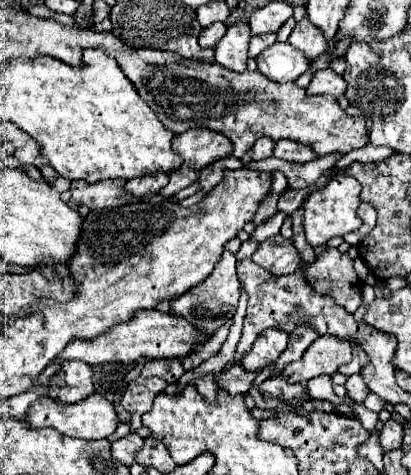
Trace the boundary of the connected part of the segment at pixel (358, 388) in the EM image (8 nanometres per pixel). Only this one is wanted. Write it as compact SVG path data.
M360 374L348 376L348 380L346 380L344 386L346 386L346 390L348 390L348 398L350 398L352 402L358 402L358 404L362 404L364 398L370 394L370 390L366 388L366 384L364 384L364 380L362 380Z

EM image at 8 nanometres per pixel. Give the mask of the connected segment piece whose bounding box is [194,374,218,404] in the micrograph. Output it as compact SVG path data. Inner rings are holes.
M206 374L204 378L194 380L194 384L196 384L198 392L204 396L204 400L212 404L212 402L214 402L214 394L216 394L216 390L218 390L218 386L214 386L214 374Z

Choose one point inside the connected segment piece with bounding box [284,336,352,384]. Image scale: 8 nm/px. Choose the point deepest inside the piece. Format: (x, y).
(326, 354)

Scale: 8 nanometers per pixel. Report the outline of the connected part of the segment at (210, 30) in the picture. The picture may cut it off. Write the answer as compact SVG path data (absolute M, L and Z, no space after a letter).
M216 22L216 24L212 24L200 32L198 42L202 48L214 48L218 44L218 40L224 36L224 32L226 32L226 24Z

